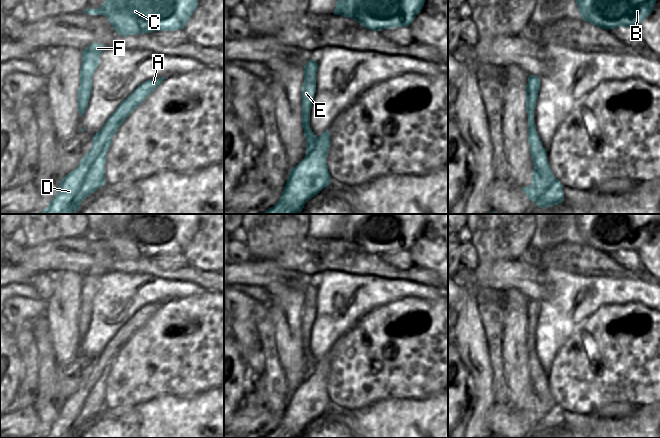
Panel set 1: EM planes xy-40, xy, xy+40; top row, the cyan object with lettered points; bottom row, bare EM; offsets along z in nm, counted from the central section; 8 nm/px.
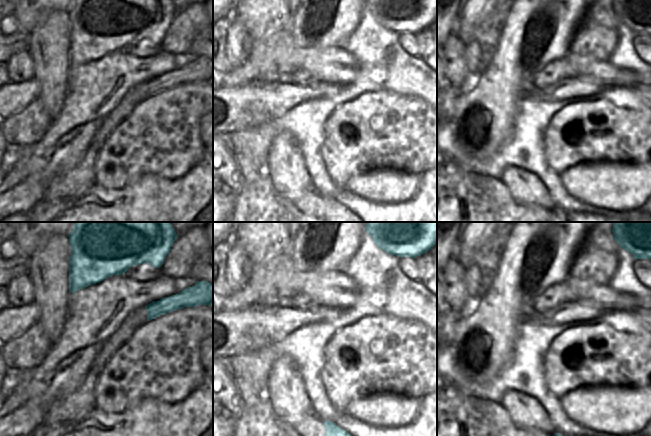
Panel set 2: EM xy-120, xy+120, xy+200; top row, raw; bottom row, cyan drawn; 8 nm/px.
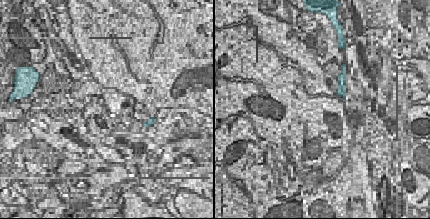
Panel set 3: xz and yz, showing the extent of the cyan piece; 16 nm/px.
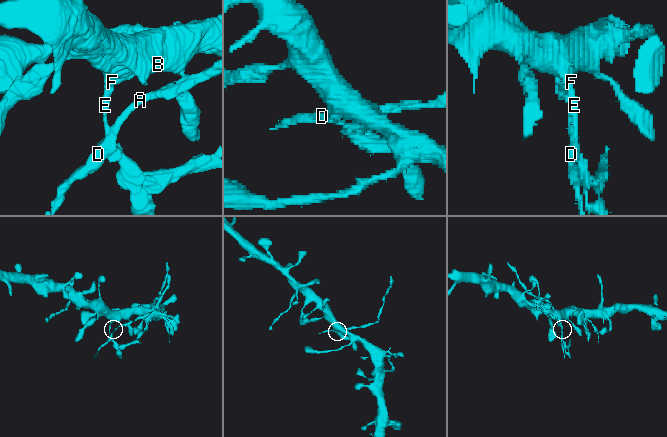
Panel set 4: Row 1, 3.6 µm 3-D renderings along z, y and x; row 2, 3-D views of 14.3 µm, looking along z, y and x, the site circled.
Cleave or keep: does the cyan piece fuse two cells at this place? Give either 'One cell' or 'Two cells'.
Two cells.

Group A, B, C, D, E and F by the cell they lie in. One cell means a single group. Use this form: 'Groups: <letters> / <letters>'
Groups: A D / B C E F.

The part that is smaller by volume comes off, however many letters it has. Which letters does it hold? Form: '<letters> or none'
A, D

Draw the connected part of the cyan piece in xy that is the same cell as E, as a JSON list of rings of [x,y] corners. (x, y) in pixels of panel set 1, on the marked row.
[[[310,59],[304,66],[304,84],[302,86],[302,126],[306,138],[306,153],[311,153],[317,140],[317,136],[310,128],[310,110],[316,92],[316,72],[318,64]]]

